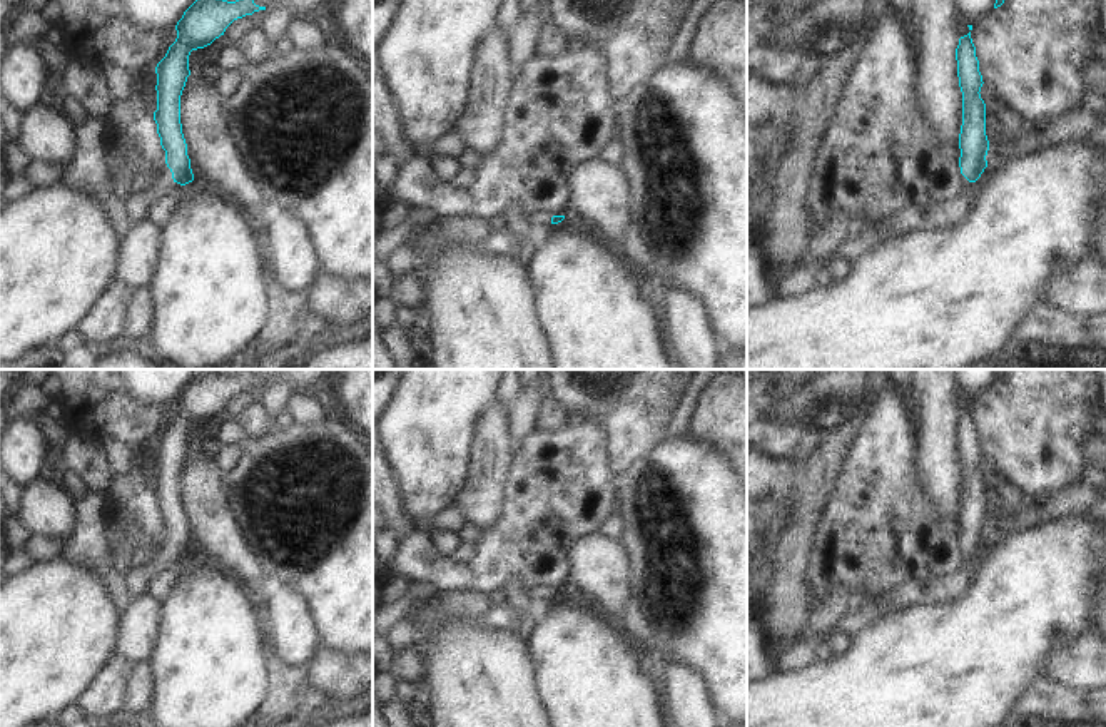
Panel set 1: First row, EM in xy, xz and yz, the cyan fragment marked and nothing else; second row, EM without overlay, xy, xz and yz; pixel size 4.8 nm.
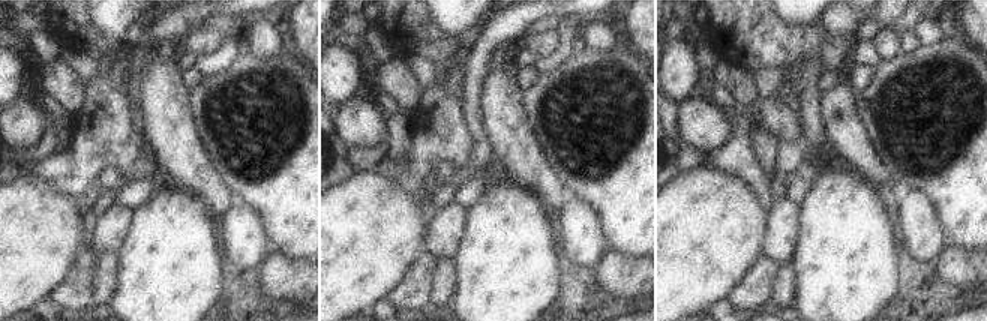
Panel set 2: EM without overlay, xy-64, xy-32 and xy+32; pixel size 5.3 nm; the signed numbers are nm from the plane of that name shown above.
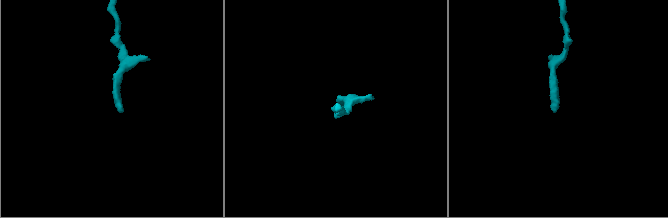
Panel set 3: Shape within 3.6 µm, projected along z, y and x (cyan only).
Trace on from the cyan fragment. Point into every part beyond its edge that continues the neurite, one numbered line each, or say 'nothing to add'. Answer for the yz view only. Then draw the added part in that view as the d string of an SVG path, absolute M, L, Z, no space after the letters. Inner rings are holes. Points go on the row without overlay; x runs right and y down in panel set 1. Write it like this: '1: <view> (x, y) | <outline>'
nothing to add

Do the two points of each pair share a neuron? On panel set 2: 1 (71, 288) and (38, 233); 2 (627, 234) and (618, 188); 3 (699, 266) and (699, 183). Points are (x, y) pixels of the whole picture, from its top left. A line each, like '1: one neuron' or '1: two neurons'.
1: two neurons
2: one neuron
3: one neuron

